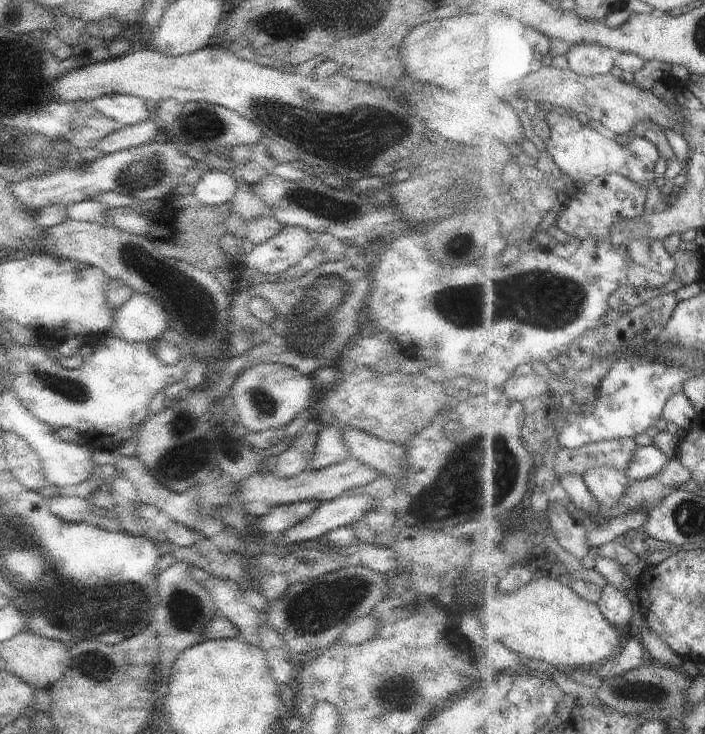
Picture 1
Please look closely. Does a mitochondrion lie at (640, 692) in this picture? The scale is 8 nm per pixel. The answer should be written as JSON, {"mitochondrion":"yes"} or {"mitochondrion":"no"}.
{"mitochondrion":"yes"}

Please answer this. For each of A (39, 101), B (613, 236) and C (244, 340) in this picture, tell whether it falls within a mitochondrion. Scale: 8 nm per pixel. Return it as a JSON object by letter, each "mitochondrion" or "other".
{"A":"mitochondrion","B":"other","C":"other"}

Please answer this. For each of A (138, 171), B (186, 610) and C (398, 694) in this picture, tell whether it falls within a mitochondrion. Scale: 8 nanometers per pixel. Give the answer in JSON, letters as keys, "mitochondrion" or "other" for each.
{"A":"mitochondrion","B":"mitochondrion","C":"mitochondrion"}

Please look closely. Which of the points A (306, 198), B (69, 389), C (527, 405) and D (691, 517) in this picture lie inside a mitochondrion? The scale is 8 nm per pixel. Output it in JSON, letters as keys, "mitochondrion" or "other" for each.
{"A":"mitochondrion","B":"mitochondrion","C":"other","D":"mitochondrion"}

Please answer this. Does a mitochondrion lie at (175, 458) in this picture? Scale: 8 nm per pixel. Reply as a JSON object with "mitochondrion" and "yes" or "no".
{"mitochondrion":"no"}

